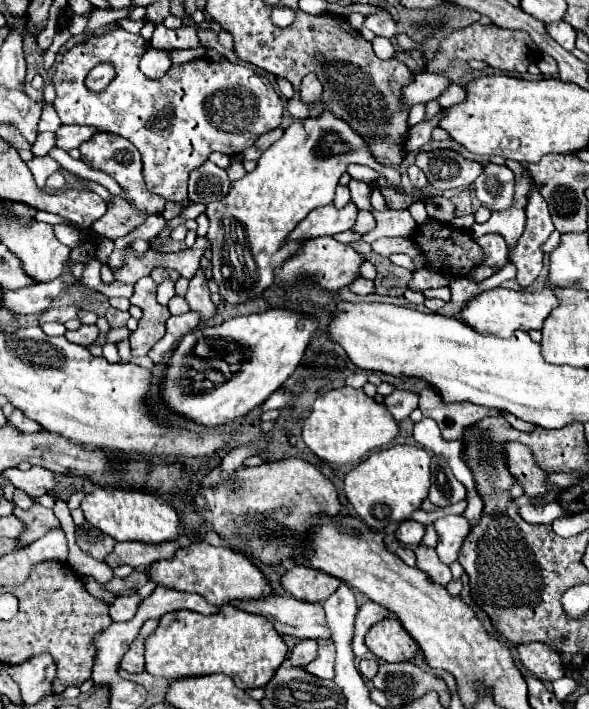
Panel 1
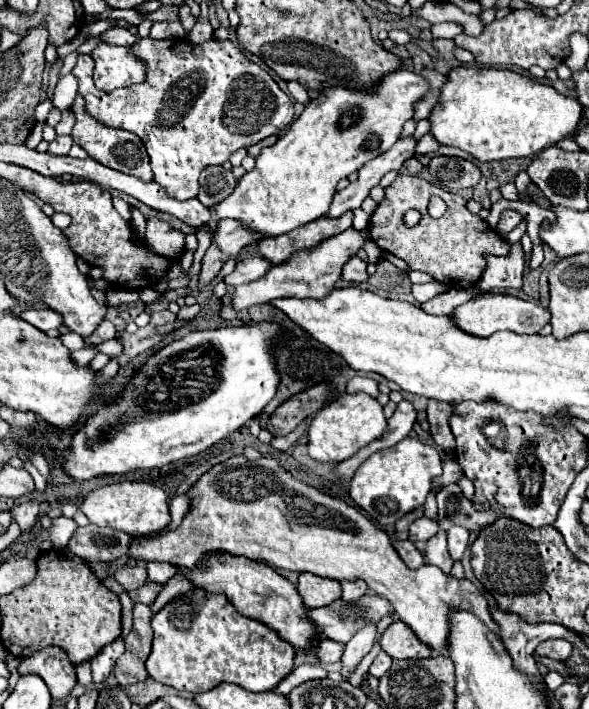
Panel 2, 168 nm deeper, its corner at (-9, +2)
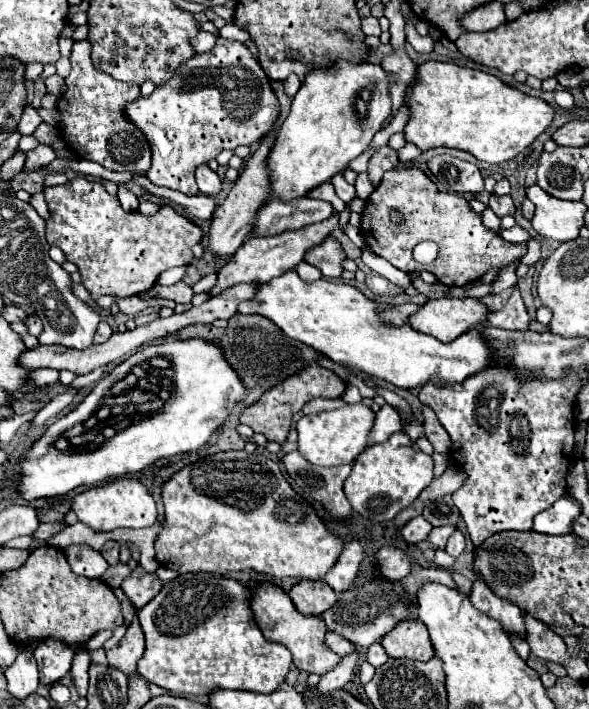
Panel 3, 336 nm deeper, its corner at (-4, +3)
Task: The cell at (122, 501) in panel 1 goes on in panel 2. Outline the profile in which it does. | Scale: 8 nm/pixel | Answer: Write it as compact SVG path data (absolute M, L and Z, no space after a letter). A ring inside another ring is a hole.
M120 481L120 483L98 487L82 501L80 511L90 519L90 523L98 527L110 525L134 537L156 533L170 523L166 493L156 485L140 483L140 481Z

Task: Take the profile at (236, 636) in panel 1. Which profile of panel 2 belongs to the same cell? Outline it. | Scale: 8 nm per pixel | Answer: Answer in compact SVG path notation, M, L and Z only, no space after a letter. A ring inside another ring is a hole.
M194 587L174 597L150 621L154 629L146 671L158 683L178 691L204 693L220 683L234 683L248 691L272 691L294 669L294 647L256 619L240 615L226 595L212 595Z

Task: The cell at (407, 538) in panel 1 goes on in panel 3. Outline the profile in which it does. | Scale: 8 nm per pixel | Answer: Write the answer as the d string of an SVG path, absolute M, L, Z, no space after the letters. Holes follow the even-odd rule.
M417 516L413 520L409 520L403 528L401 528L401 536L409 542L409 544L417 544L421 540L425 540L431 532L431 524L423 518L423 516Z

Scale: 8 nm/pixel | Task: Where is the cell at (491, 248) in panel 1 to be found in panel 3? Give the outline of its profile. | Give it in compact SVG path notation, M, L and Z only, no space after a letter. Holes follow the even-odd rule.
M491 194L487 206L489 206L499 218L503 218L503 216L515 216L515 204L513 204L511 196L495 196L495 194Z

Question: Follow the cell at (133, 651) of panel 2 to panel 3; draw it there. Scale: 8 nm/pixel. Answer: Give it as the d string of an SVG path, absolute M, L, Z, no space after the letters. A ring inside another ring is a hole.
M135 616L127 634L119 640L119 644L115 648L107 650L109 666L121 670L127 676L139 676L137 674L137 662L143 656L143 648L145 648L145 636L143 636L141 624Z

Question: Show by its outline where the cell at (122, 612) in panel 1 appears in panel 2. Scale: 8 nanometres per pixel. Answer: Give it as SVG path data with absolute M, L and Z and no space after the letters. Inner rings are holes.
M146 581L146 585L138 587L138 589L132 589L128 595L132 597L134 603L146 603L146 605L152 605L158 597L158 593L162 591L162 585L158 583L152 583L152 581Z

